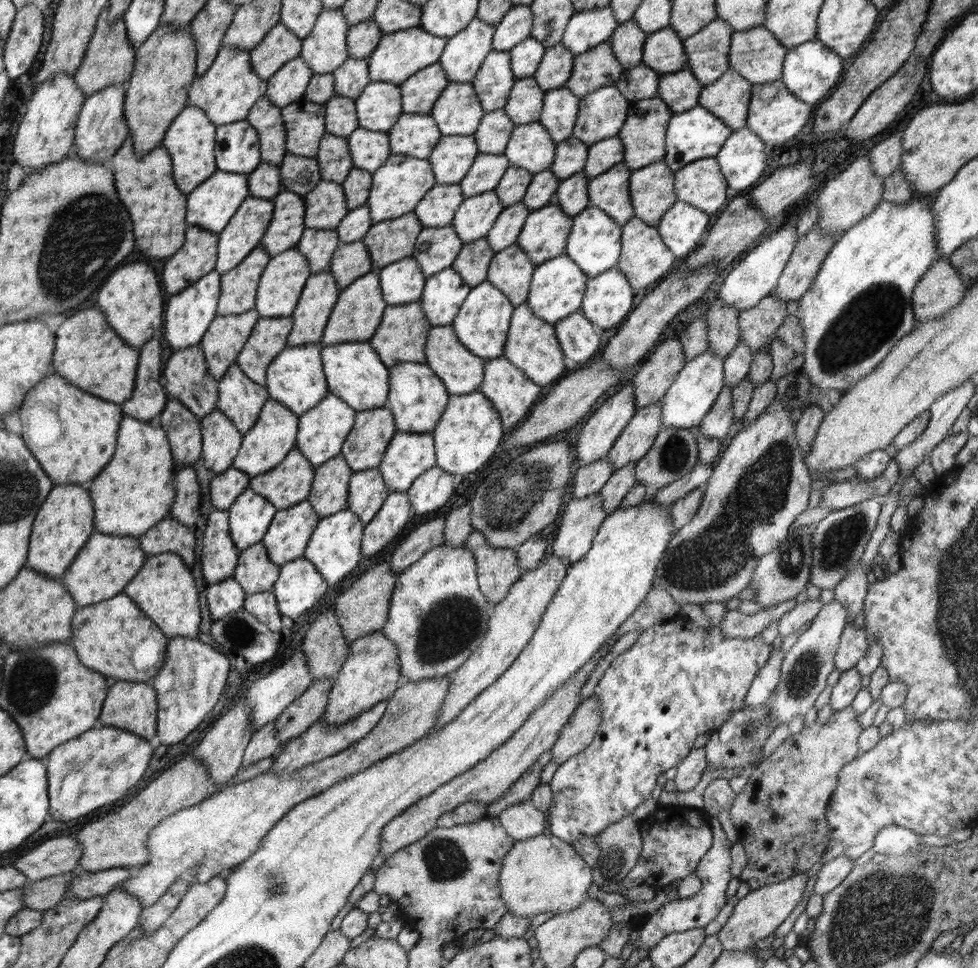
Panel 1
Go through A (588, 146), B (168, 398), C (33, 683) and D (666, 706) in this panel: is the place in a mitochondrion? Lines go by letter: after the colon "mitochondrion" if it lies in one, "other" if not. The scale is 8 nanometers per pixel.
A: other
B: other
C: mitochondrion
D: other

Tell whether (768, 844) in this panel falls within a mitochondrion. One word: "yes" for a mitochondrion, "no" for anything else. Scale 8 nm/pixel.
no

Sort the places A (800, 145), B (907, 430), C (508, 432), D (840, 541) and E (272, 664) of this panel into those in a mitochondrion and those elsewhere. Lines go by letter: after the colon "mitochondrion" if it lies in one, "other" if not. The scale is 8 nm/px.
A: other
B: other
C: other
D: mitochondrion
E: other

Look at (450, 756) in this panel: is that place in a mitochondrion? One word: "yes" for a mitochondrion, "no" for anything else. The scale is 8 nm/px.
no

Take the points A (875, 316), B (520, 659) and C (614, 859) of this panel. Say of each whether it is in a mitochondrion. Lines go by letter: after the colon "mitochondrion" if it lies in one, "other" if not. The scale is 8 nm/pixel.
A: mitochondrion
B: other
C: mitochondrion

